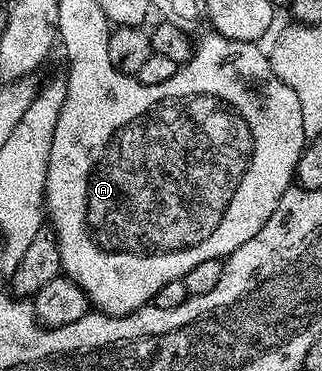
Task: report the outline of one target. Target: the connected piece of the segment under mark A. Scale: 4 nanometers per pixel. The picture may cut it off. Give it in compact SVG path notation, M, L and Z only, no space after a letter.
M207 32L207 35L200 42L197 42L197 45L192 49L191 58L180 65L176 69L175 74L169 76L169 80L165 80L165 84L147 86L143 89L143 94L115 94L115 78L91 78L91 62L87 62L87 46L83 46L83 42L79 42L79 46L75 46L75 50L79 50L79 54L75 54L75 63L72 66L67 66L65 70L67 76L65 75L63 103L61 104L61 112L57 116L57 128L53 132L53 144L49 148L49 164L47 165L45 188L43 189L43 204L46 221L48 223L51 221L49 226L54 233L55 243L59 249L59 264L62 273L85 291L88 303L98 313L106 314L112 319L118 320L124 314L134 314L142 311L144 306L154 303L157 292L161 292L161 288L165 288L165 284L182 280L189 272L189 268L194 268L195 265L202 264L205 260L213 260L214 258L226 259L227 255L232 254L237 248L241 248L241 244L245 244L245 240L253 240L253 236L257 236L257 232L261 232L265 220L269 220L269 216L273 216L281 196L292 189L295 165L299 162L299 157L302 156L305 145L303 125L301 124L301 106L297 104L297 96L289 88L289 84L285 84L272 72L270 57L264 51L262 54L258 50L259 48L254 42L238 42L237 40L223 38L220 34L214 32Z

